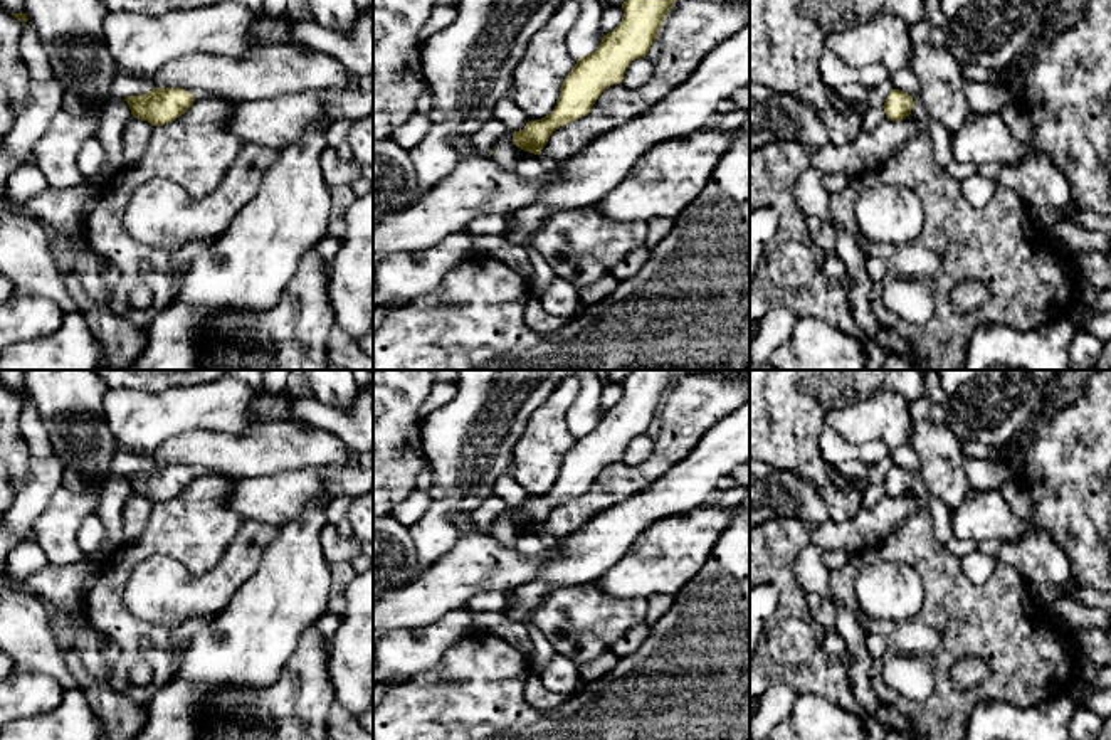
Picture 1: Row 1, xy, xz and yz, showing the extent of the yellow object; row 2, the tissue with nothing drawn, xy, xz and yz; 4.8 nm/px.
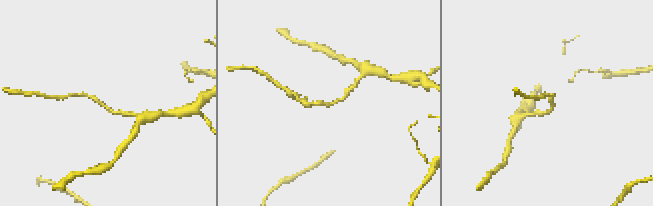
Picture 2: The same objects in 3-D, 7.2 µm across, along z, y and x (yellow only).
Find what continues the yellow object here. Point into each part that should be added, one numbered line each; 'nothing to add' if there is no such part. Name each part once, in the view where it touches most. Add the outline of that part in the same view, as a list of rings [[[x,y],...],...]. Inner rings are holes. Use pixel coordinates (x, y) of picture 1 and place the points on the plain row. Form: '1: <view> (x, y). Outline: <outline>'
nothing to add

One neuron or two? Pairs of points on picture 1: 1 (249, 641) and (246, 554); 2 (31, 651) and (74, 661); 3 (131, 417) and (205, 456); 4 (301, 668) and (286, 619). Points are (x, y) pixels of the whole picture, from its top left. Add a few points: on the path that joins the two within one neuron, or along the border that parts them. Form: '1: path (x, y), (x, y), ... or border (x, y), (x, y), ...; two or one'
1: border (269, 545), (259, 567), (224, 611); two
2: border (63, 651), (66, 668), (78, 685); two
3: border (207, 429), (170, 436), (153, 453); two
4: border (313, 624), (303, 633), (296, 651), (274, 681); two

